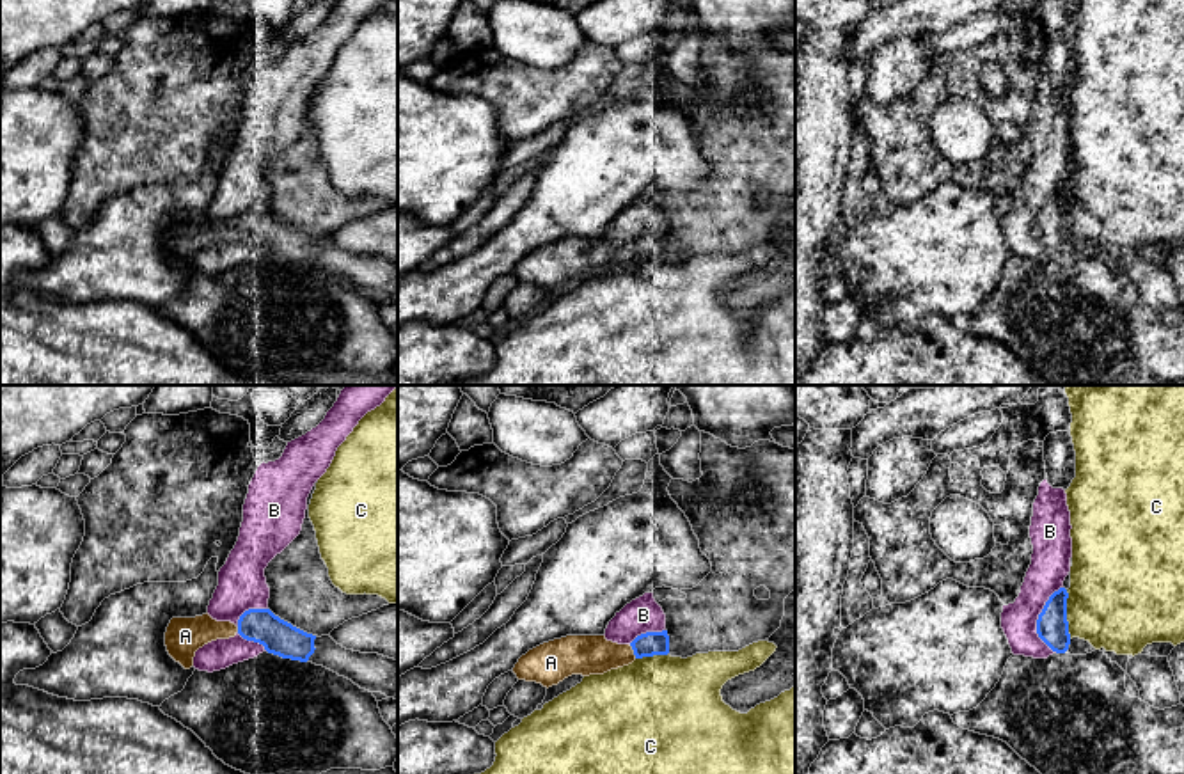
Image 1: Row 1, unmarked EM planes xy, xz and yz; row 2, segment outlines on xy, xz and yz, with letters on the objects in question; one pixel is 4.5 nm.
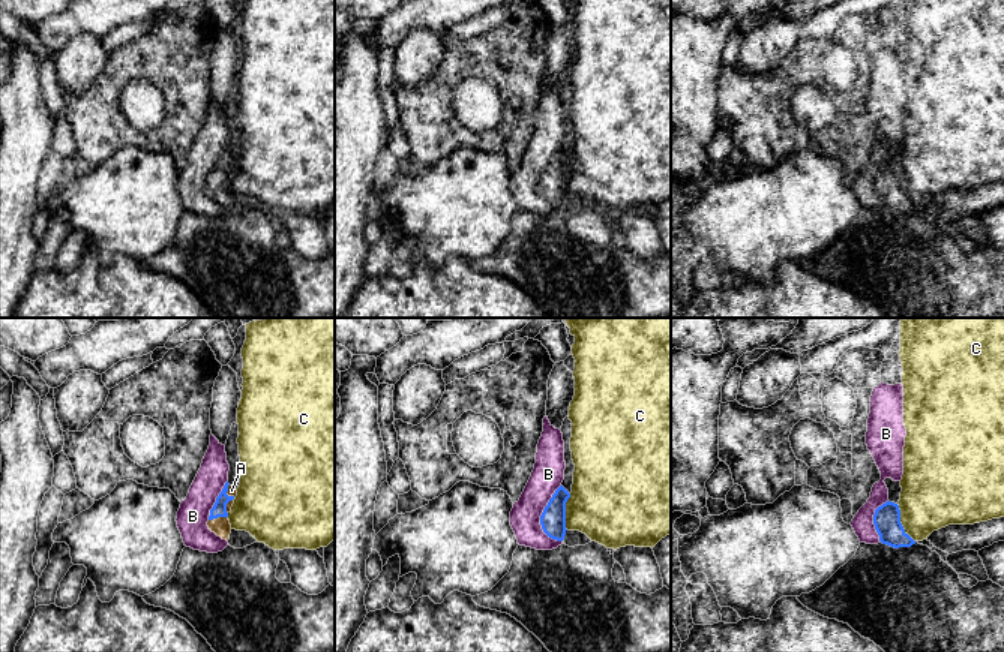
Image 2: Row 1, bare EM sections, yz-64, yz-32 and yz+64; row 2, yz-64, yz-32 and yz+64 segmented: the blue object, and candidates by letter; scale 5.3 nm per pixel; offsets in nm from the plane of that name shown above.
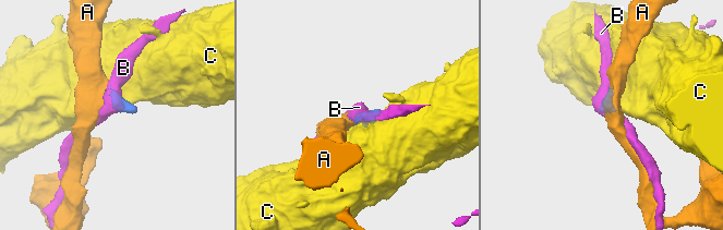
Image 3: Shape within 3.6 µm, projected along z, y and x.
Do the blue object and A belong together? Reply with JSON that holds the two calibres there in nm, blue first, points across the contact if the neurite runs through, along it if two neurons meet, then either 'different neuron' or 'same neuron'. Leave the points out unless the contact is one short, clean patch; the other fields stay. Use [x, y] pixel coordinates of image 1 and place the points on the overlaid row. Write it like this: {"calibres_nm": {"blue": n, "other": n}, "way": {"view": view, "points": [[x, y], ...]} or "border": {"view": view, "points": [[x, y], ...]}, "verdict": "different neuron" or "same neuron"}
{"calibres_nm": {"blue": 110, "other": 180}, "verdict": "same neuron"}

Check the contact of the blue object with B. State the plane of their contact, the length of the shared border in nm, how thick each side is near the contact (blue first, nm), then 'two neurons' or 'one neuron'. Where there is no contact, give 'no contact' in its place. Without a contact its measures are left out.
yz | 300 nm | 140/180 nm | two neurons

